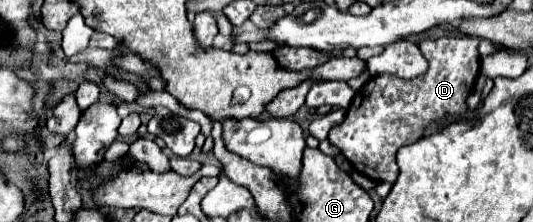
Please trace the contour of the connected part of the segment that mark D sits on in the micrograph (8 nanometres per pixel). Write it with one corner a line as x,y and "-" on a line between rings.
441,37
419,43
429,61
425,75
399,79
395,75
371,77
353,97
343,123
331,129
329,141
351,161
353,169
373,181
395,183
395,153
399,147
421,139
423,129
445,115
463,115
467,95
475,89
479,77
479,39
477,37

